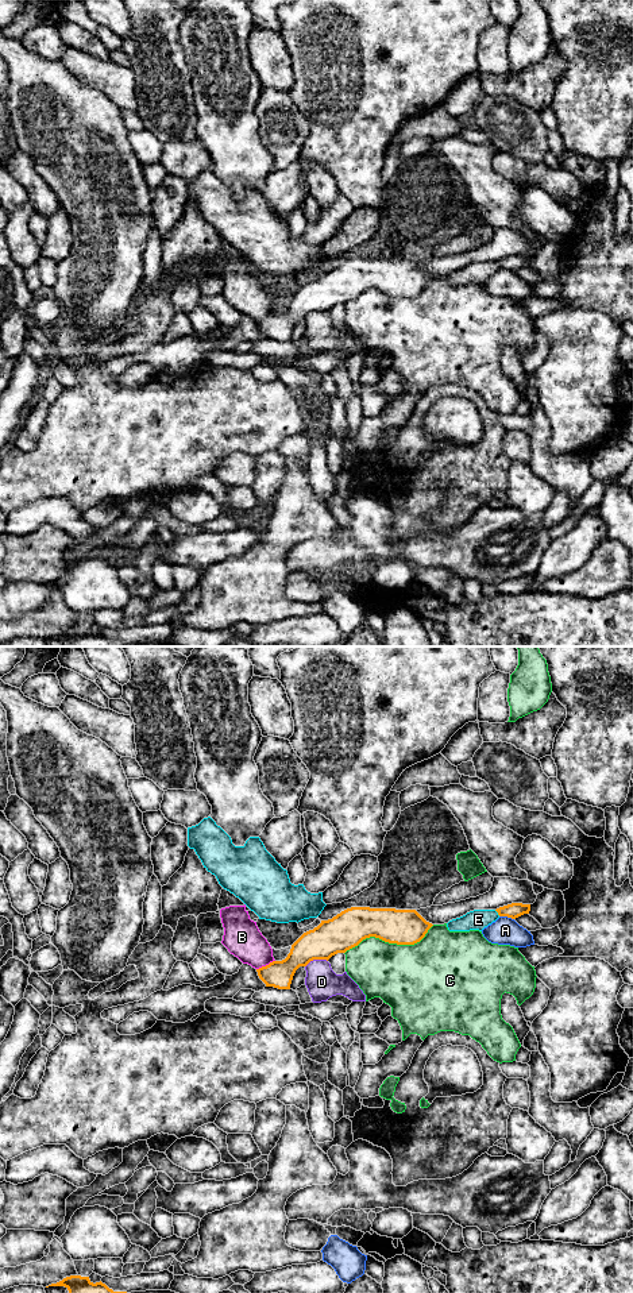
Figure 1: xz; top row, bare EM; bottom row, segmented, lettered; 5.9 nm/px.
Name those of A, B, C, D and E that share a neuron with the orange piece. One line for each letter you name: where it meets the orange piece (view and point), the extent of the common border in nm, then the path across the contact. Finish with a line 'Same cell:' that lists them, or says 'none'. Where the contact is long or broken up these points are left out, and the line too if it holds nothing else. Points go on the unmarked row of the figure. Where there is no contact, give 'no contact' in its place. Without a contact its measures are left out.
Same cell: none

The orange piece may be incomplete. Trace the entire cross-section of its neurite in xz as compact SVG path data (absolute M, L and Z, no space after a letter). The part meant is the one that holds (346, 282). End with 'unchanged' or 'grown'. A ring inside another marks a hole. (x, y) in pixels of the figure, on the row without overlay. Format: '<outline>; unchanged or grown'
M351 259L304 285L285 312L273 313L256 324L266 339L290 341L296 323L313 312L328 313L370 289L389 296L414 297L432 278L416 262Z; unchanged

